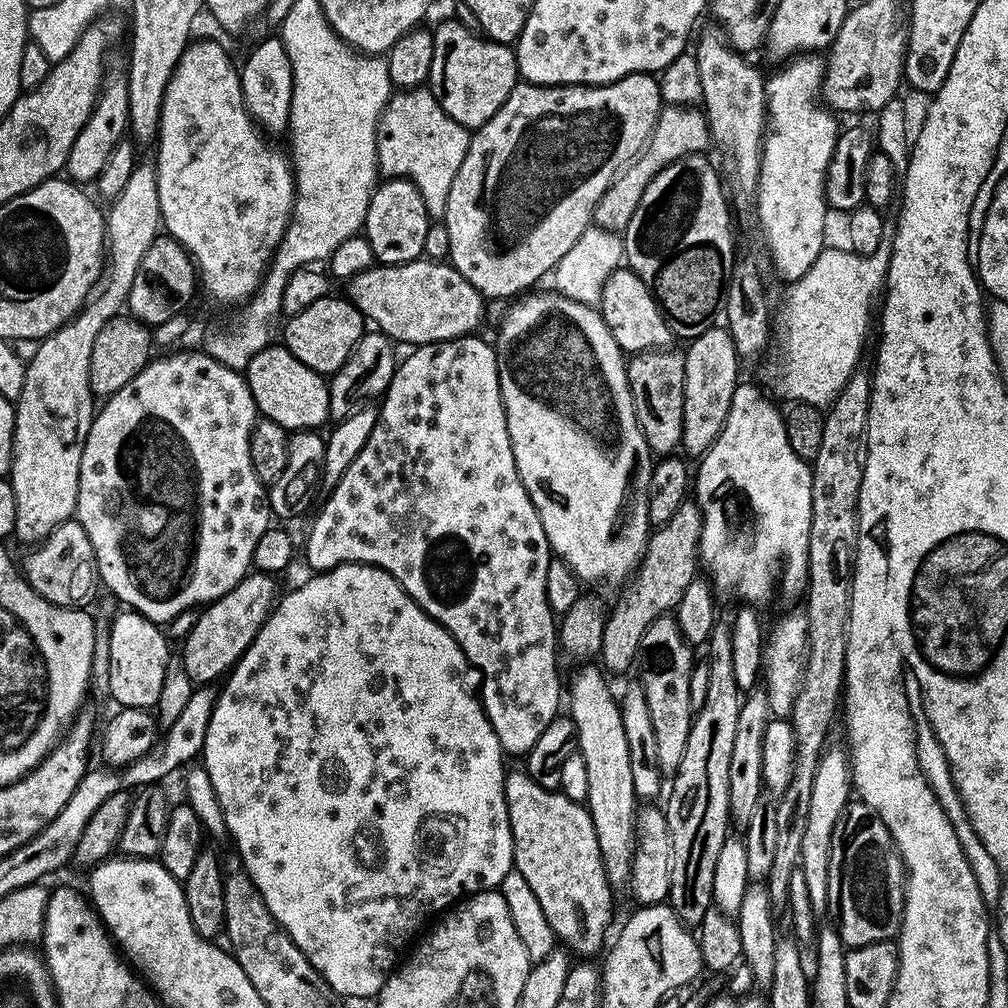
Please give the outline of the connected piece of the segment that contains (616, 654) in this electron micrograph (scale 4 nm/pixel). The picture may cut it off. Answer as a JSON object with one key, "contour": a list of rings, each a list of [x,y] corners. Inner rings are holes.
{"contour":[[[685,500],[677,508],[675,514],[669,520],[657,527],[649,536],[646,548],[646,555],[643,561],[631,577],[628,585],[623,587],[623,594],[618,604],[609,611],[604,624],[604,633],[602,634],[602,646],[600,647],[599,659],[604,660],[603,667],[609,672],[624,672],[637,659],[641,639],[651,622],[656,621],[660,616],[667,615],[681,600],[686,586],[697,577],[696,564],[698,568],[700,536],[703,516],[699,505],[692,500]]]}

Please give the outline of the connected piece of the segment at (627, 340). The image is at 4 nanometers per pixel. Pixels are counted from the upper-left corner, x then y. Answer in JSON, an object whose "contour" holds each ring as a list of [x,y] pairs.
{"contour":[[[627,266],[617,267],[609,276],[603,277],[600,288],[599,311],[604,318],[604,325],[610,330],[616,345],[620,347],[621,353],[637,354],[649,350],[664,350],[669,347],[674,340],[674,328],[666,319],[653,291],[647,284],[642,282],[642,278],[636,275],[631,268]]]}

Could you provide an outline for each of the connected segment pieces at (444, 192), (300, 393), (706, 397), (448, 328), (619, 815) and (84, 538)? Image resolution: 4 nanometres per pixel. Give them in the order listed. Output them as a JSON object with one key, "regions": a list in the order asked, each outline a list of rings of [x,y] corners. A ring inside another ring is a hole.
{"regions":[[[[427,87],[397,91],[379,120],[376,137],[379,171],[388,178],[411,180],[427,204],[443,206],[448,202],[454,178],[466,158],[469,139],[469,129],[447,116],[440,101]]],[[[269,346],[257,353],[249,362],[246,369],[248,388],[256,403],[259,415],[274,421],[278,426],[287,430],[316,430],[323,420],[329,419],[328,396],[329,385],[321,373],[307,368],[290,349],[283,346]]],[[[710,326],[700,336],[691,341],[683,353],[685,360],[685,408],[682,448],[695,458],[715,444],[724,429],[730,414],[730,402],[734,398],[740,376],[742,360],[736,354],[735,344],[727,327]]],[[[431,258],[411,260],[405,264],[380,264],[371,266],[347,281],[347,299],[360,311],[361,317],[373,320],[375,327],[393,342],[419,346],[437,344],[439,340],[457,340],[477,331],[480,319],[484,316],[485,297],[479,290],[470,286],[470,282],[457,268],[448,262],[437,262]]],[[[580,666],[572,680],[572,693],[567,693],[566,704],[572,707],[570,719],[574,740],[580,743],[580,756],[584,759],[584,780],[588,783],[586,807],[592,816],[598,834],[598,846],[604,859],[608,883],[622,885],[632,875],[633,857],[637,855],[638,797],[631,774],[630,750],[620,717],[617,697],[612,697],[605,682],[605,673],[596,666]]],[[[73,518],[62,522],[29,552],[32,553],[25,558],[24,568],[22,564],[22,575],[38,595],[46,598],[46,602],[60,608],[87,609],[96,591],[101,591],[102,581],[94,546],[90,546],[90,534],[86,534],[79,520]]]]}

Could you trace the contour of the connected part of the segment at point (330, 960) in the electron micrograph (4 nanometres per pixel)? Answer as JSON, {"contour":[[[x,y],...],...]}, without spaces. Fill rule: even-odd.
{"contour":[[[339,564],[329,572],[309,575],[305,584],[297,586],[293,592],[288,592],[277,599],[268,621],[261,626],[254,642],[242,654],[242,658],[236,667],[228,673],[219,689],[216,704],[213,706],[209,718],[209,725],[206,726],[205,744],[202,747],[204,759],[202,765],[209,775],[213,784],[214,794],[224,812],[226,826],[232,835],[231,843],[236,844],[240,856],[244,859],[243,871],[254,882],[254,886],[262,894],[266,906],[272,912],[272,916],[279,922],[281,928],[287,932],[288,937],[302,950],[304,957],[320,971],[322,978],[334,989],[337,996],[349,998],[348,996],[373,996],[379,997],[380,991],[384,989],[384,983],[390,979],[394,969],[397,967],[396,952],[400,952],[408,943],[411,945],[417,939],[416,931],[427,922],[431,921],[437,914],[451,909],[457,902],[465,898],[475,896],[478,892],[496,890],[501,887],[506,874],[514,868],[512,863],[512,831],[508,821],[508,797],[506,795],[506,783],[504,784],[504,760],[505,753],[500,747],[498,738],[490,726],[488,716],[484,713],[484,705],[481,697],[472,693],[468,680],[464,675],[470,672],[468,660],[464,657],[464,651],[458,646],[458,642],[437,620],[432,620],[421,608],[414,603],[406,594],[406,590],[397,580],[385,572],[383,568],[376,568],[373,564]]]}

